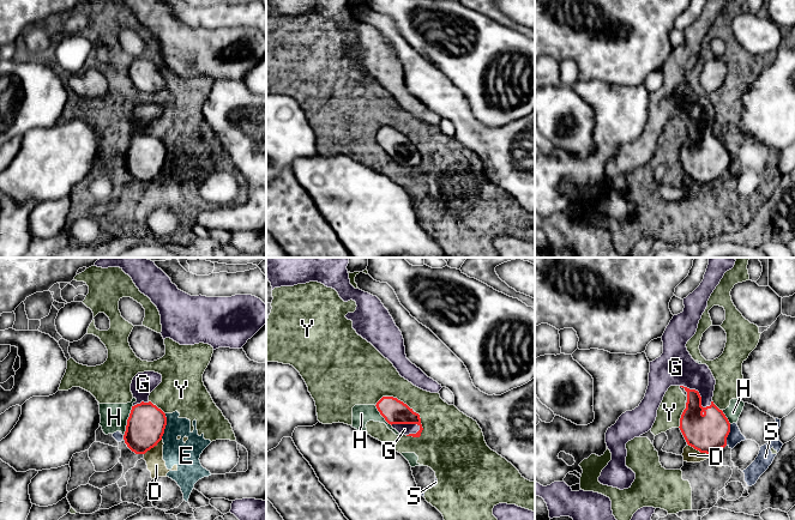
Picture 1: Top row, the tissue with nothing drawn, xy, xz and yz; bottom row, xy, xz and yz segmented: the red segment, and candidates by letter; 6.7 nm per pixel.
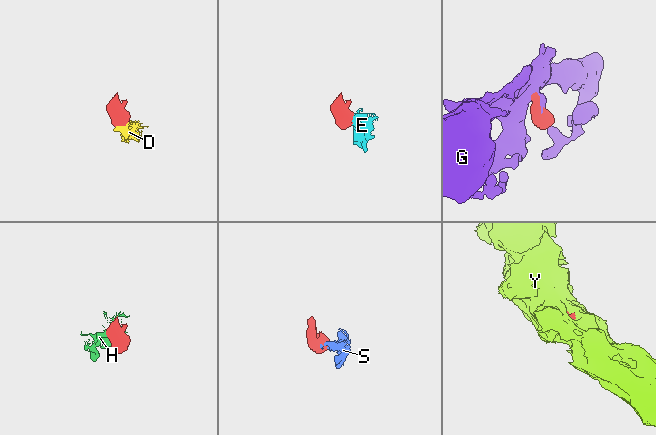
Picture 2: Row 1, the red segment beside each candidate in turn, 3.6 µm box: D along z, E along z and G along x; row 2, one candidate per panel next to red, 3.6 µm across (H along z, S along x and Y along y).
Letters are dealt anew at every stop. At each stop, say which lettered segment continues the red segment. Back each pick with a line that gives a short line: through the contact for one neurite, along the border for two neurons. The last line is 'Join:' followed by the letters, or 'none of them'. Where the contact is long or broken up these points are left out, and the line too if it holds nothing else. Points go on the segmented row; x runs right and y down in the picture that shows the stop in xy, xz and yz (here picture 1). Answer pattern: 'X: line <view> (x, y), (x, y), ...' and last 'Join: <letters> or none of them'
G: line yz (702, 431), (699, 394), (675, 367)
Join: G

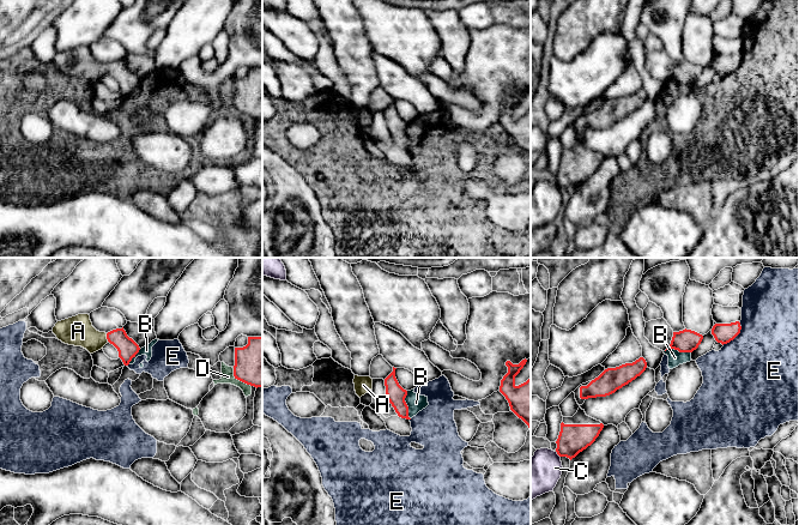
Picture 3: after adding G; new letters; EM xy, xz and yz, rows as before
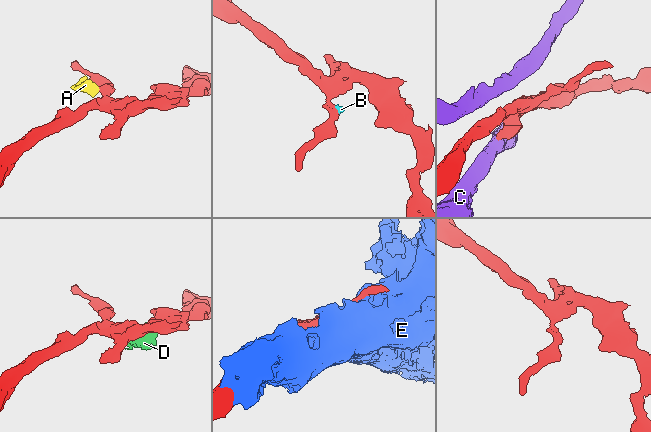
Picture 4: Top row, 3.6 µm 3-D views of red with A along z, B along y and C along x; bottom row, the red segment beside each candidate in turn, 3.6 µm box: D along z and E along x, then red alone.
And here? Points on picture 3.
A: line xy (127, 348), (116, 337), (107, 337), (88, 337), (78, 331)
Join: A

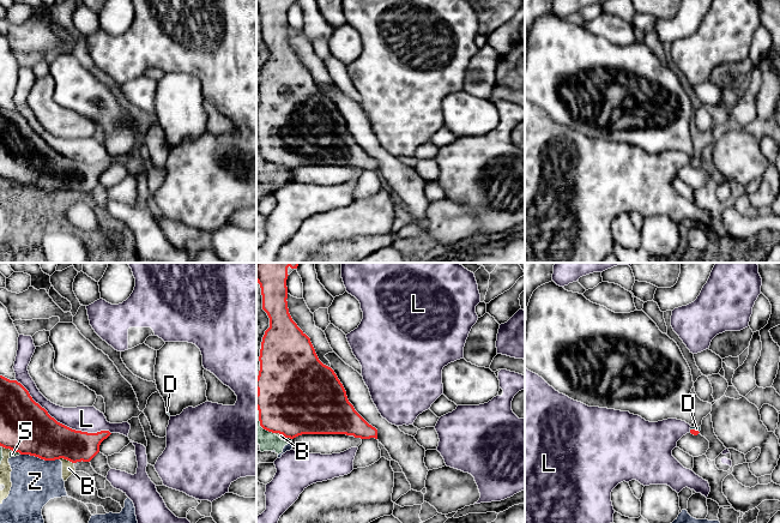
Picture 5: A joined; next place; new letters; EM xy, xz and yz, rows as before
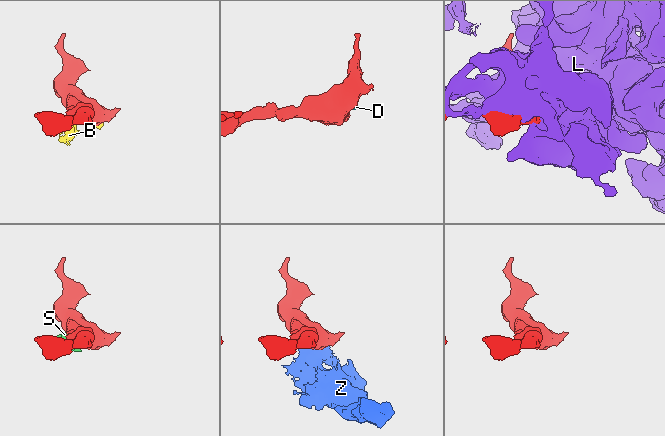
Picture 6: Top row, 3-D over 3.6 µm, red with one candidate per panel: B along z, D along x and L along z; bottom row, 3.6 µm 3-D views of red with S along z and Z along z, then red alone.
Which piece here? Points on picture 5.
D: line yz (694, 432), (694, 430), (696, 428)
Join: D

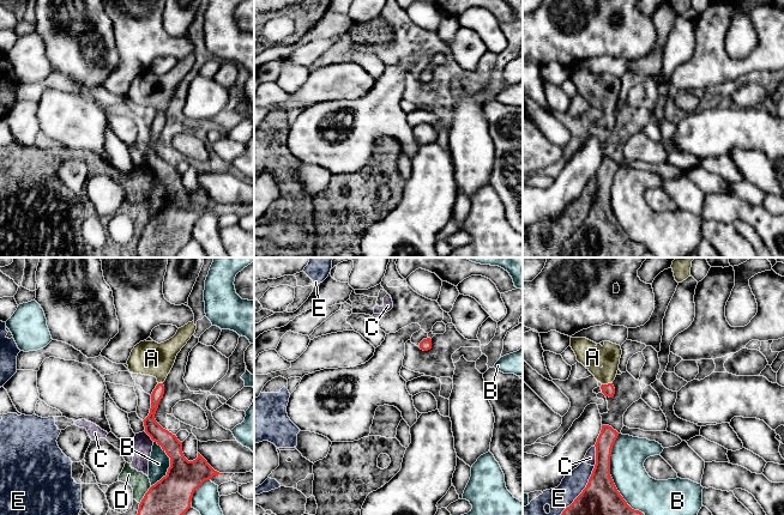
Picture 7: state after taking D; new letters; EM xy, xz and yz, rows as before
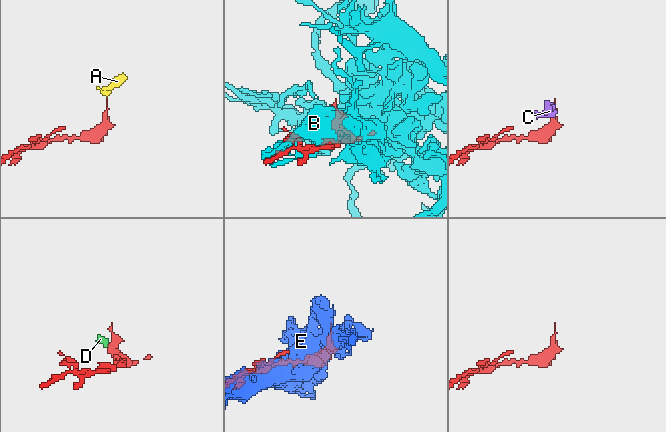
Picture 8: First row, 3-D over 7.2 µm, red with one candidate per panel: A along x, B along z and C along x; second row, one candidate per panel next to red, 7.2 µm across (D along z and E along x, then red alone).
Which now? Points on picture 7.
A: line yz (608, 389), (608, 383), (595, 368), (592, 357)
Join: A

